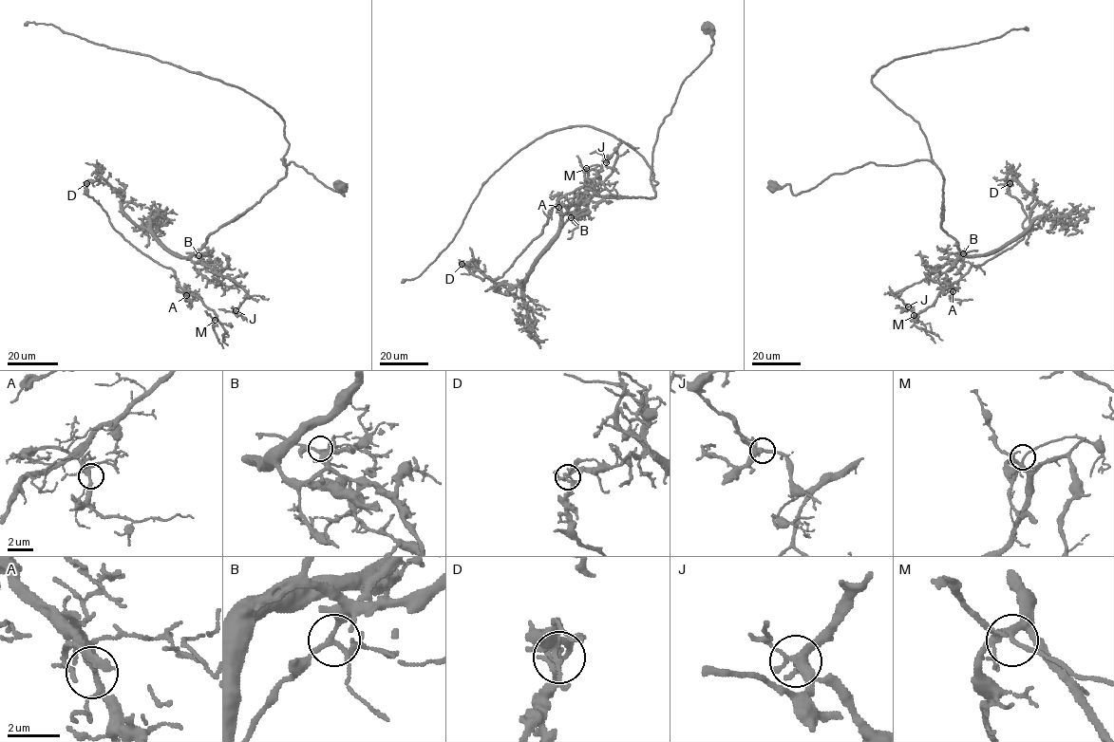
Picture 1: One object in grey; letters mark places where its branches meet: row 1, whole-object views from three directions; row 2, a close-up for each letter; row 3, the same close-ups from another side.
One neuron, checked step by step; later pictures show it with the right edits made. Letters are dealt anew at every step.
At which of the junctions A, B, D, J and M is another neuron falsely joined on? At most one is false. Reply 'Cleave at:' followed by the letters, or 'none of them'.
Cleave at: D

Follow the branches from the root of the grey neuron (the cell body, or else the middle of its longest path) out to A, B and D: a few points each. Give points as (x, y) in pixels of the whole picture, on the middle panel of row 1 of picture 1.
A: (708, 28), (657, 132), (653, 197), (584, 198), (497, 291), (462, 265), (500, 277), (558, 207)
B: (708, 28), (710, 53), (684, 81), (657, 132), (655, 195), (590, 195), (562, 214), (571, 217)
D: (708, 28), (710, 53), (657, 132), (653, 197), (584, 198), (527, 276), (497, 291), (473, 259), (462, 265)

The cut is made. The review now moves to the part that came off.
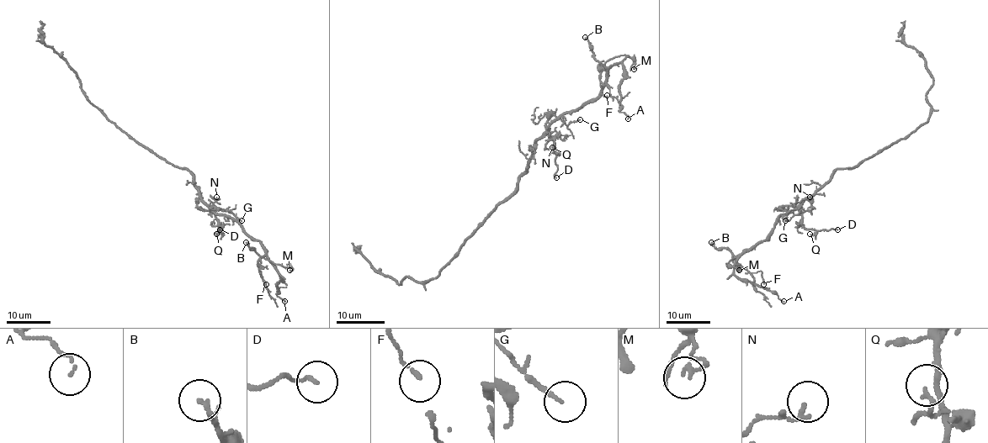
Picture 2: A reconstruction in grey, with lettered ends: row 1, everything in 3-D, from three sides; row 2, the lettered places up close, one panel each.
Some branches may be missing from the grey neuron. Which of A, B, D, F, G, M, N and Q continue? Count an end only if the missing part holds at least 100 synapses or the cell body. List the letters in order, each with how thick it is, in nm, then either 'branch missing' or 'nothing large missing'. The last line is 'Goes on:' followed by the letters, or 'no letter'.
A: 80 nm thick; nothing large missing
B: 160 nm thick; nothing large missing
D: 90 nm thick; nothing large missing
F: 130 nm thick; nothing large missing
G: 110 nm thick; nothing large missing
M: 140 nm thick; nothing large missing
N: 130 nm thick; nothing large missing
Q: 120 nm thick; nothing large missing
Goes on: no letter

